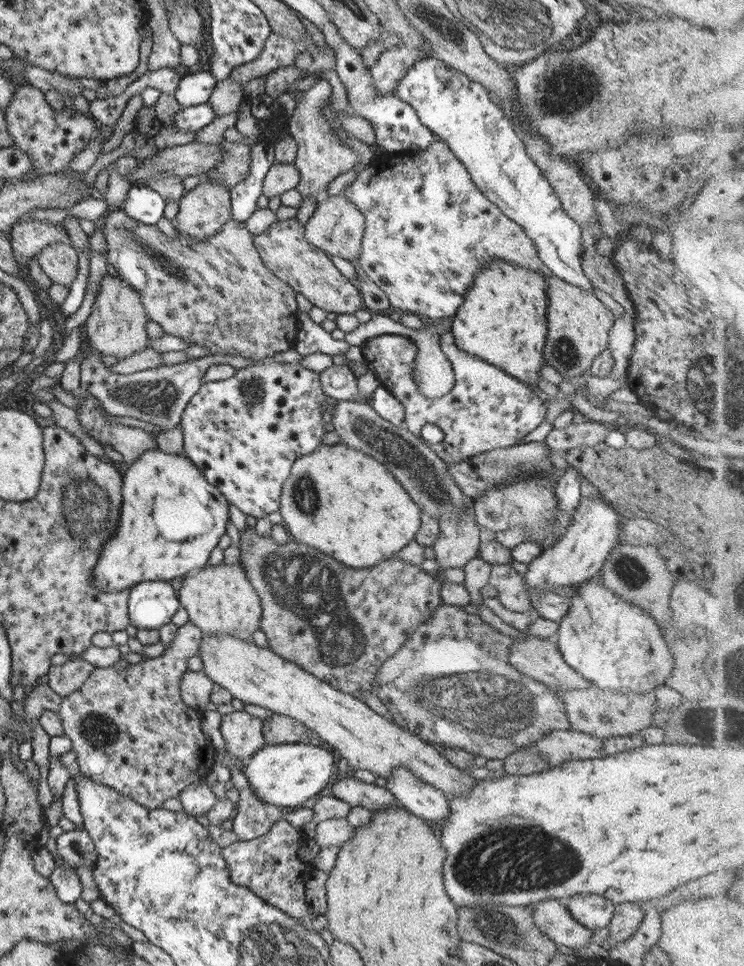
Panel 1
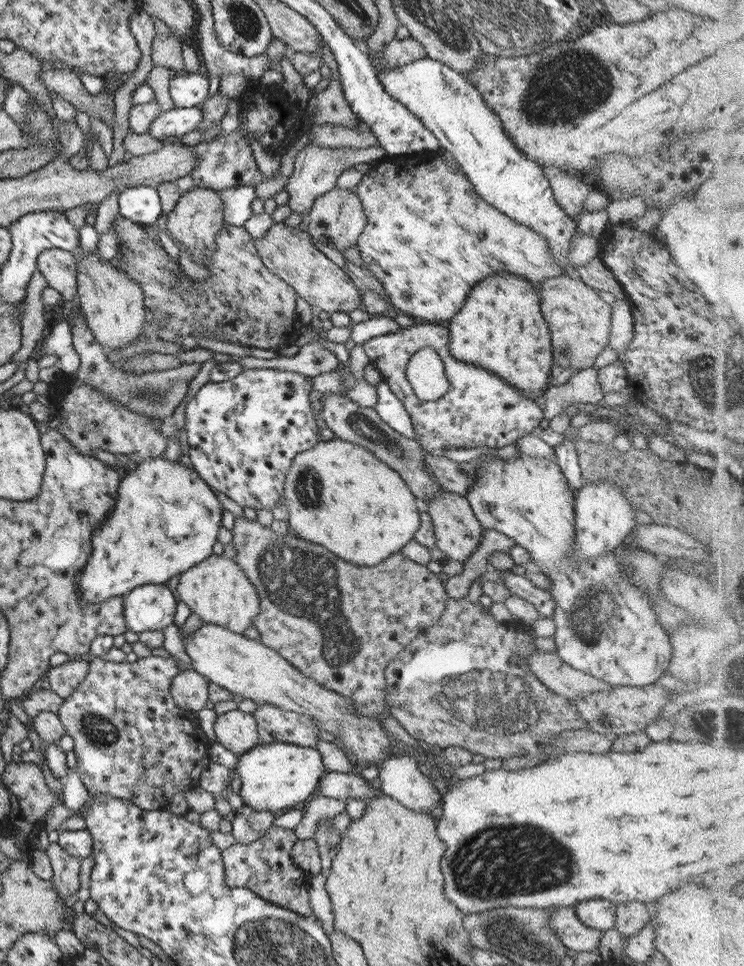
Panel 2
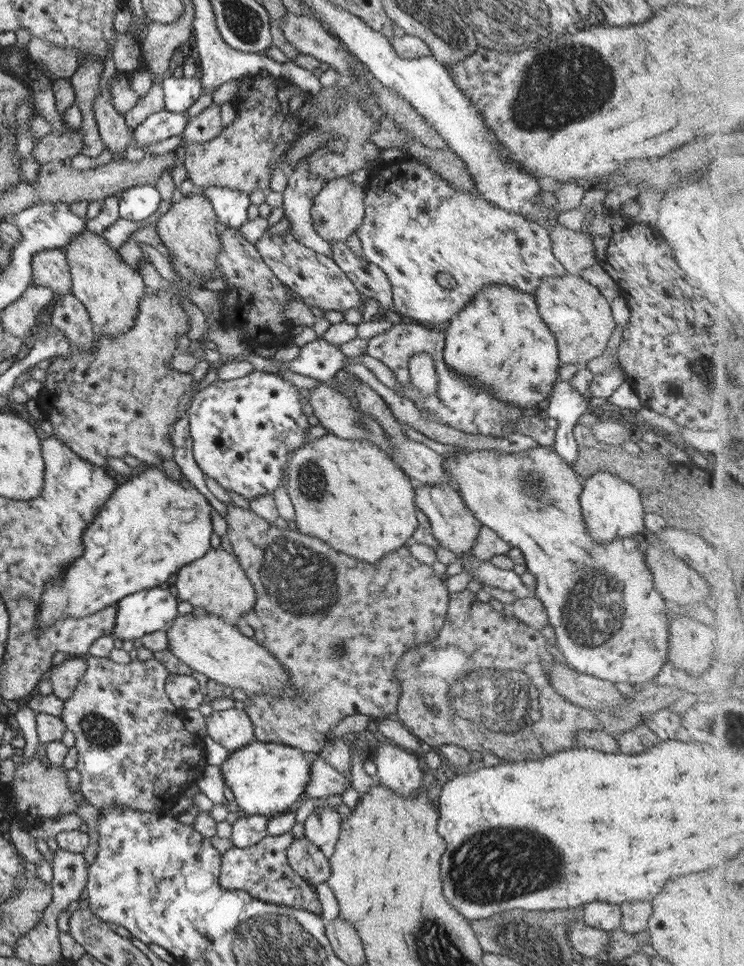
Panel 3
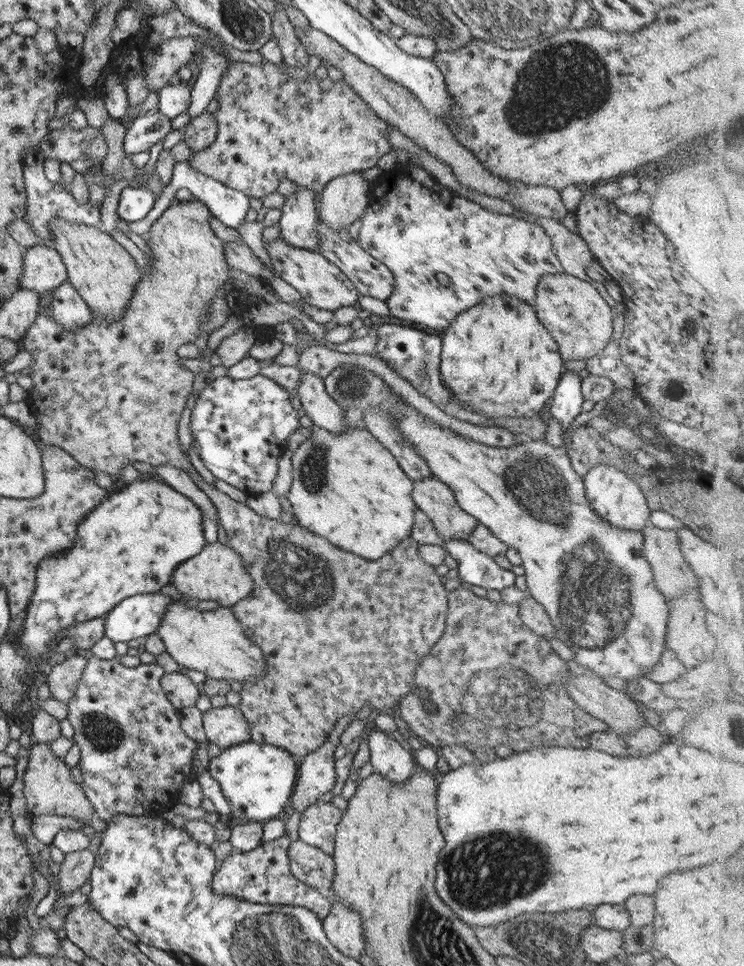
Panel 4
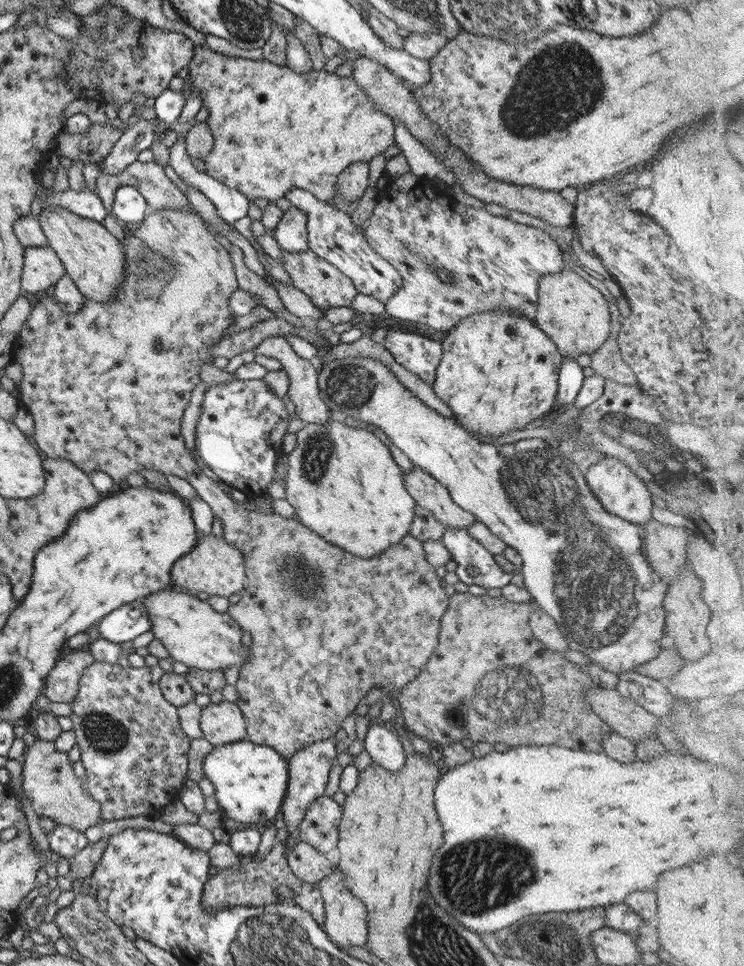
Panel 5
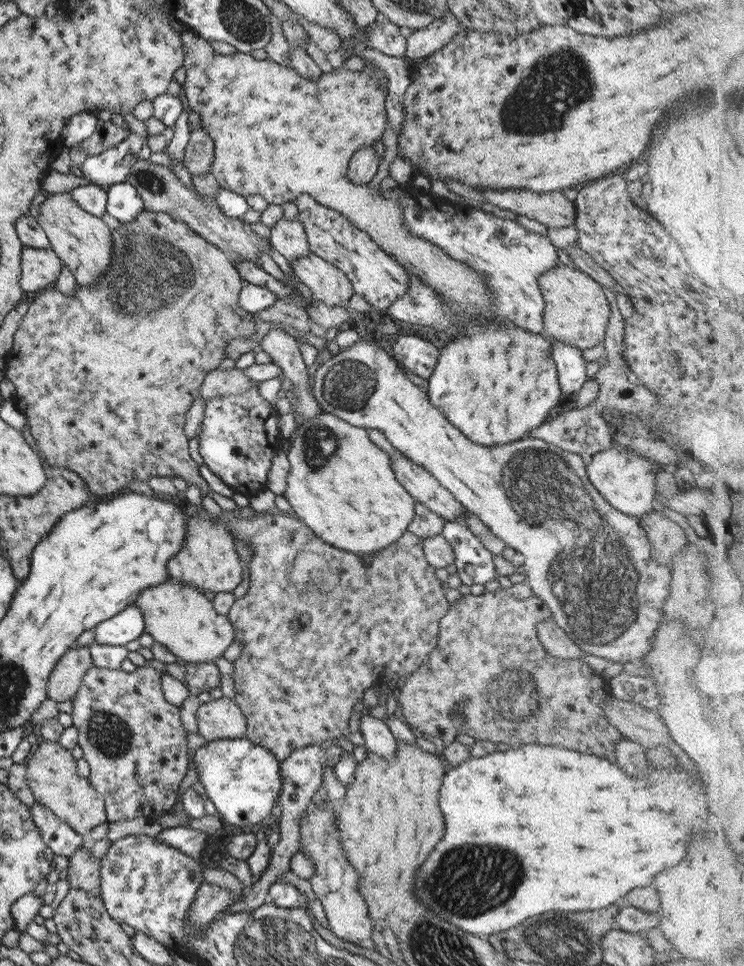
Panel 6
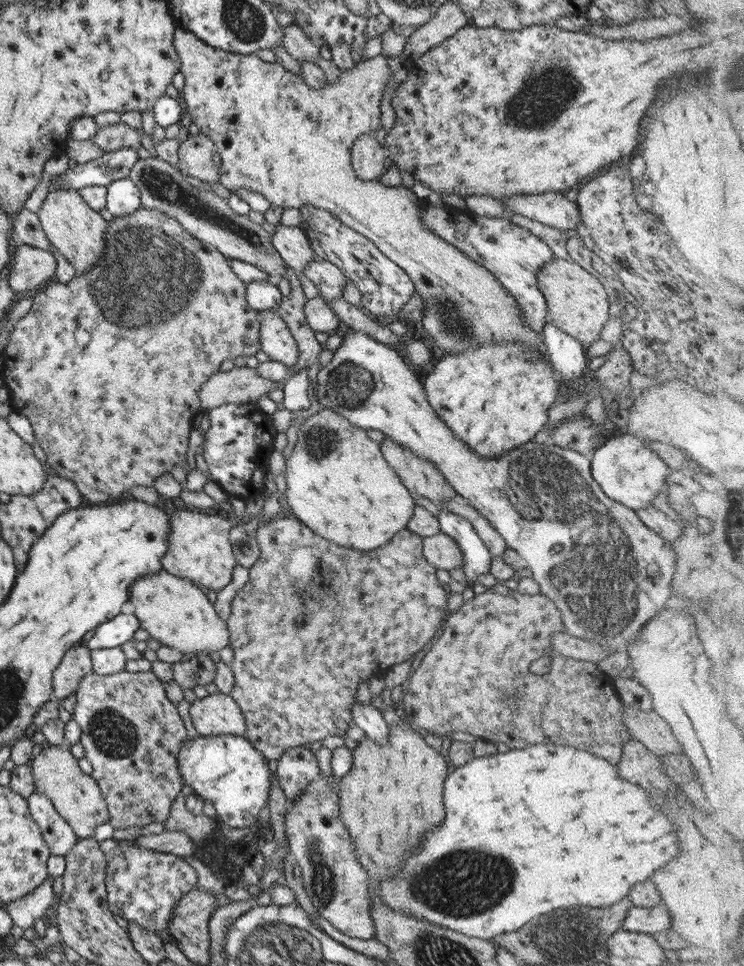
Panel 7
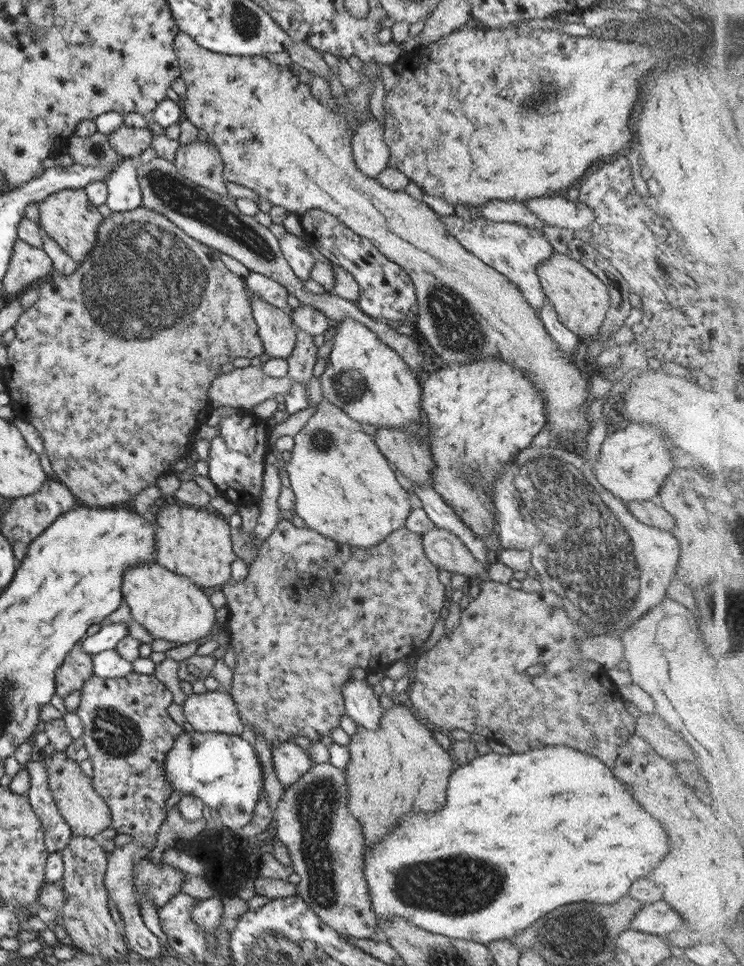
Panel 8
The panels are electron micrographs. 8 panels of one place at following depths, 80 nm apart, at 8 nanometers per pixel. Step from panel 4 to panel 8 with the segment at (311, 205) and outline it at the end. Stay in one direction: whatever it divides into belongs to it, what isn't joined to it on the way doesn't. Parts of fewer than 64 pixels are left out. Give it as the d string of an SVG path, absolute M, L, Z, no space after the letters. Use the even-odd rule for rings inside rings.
M288 232L287 235L283 235L276 242L281 257L287 261L292 273L302 283L310 277L310 270L316 260L311 256L308 249L305 249L301 238L306 239L303 235L297 237Z

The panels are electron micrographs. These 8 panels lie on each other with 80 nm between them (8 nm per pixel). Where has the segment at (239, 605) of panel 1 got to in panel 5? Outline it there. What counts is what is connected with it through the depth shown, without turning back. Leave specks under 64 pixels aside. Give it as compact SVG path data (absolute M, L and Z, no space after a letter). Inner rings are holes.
M209 533L198 536L193 548L174 560L170 570L171 586L175 589L196 594L205 592L209 596L224 596L235 600L247 584L244 562L239 550L222 537Z

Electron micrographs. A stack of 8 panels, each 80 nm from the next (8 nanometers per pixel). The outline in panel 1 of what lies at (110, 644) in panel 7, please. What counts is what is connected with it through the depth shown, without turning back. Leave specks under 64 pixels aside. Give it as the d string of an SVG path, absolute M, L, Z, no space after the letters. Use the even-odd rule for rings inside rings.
M146 581L129 589L126 602L128 624L139 629L157 629L171 620L180 604L169 582Z

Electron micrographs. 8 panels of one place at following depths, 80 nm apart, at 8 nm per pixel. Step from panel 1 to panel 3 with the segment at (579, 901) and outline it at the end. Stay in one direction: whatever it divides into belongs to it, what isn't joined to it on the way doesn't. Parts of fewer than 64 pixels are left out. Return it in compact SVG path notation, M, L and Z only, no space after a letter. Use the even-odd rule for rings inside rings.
M595 901L584 904L580 910L580 920L586 926L607 932L620 928L621 909L617 903Z

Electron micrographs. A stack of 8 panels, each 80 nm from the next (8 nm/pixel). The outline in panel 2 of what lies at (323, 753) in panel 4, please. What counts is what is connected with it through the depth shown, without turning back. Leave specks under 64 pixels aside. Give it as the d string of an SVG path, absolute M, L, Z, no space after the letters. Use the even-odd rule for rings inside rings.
M323 771L318 780L317 794L327 798L345 801L346 798L361 799L364 804L368 800L380 795L380 789L371 789L360 775L351 772L340 773L333 771Z

